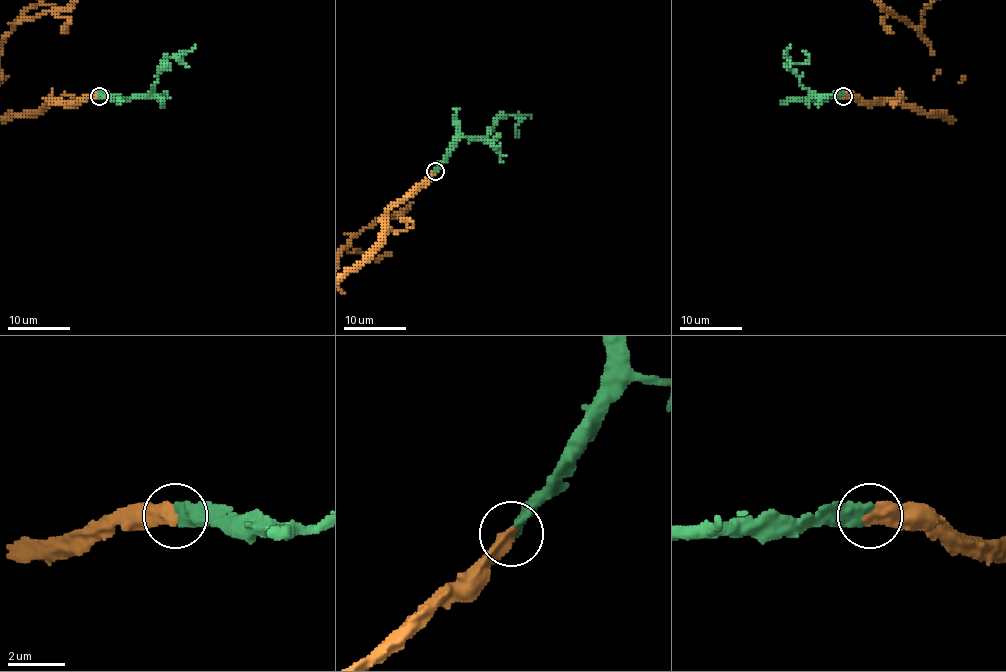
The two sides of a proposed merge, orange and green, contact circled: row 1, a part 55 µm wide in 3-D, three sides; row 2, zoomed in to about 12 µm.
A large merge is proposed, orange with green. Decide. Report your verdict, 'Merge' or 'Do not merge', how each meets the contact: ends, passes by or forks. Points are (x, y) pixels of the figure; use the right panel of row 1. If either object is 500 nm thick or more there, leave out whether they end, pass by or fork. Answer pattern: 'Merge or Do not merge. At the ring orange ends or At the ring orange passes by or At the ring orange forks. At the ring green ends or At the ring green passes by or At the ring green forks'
Merge. At the ring orange ends. At the ring green ends

